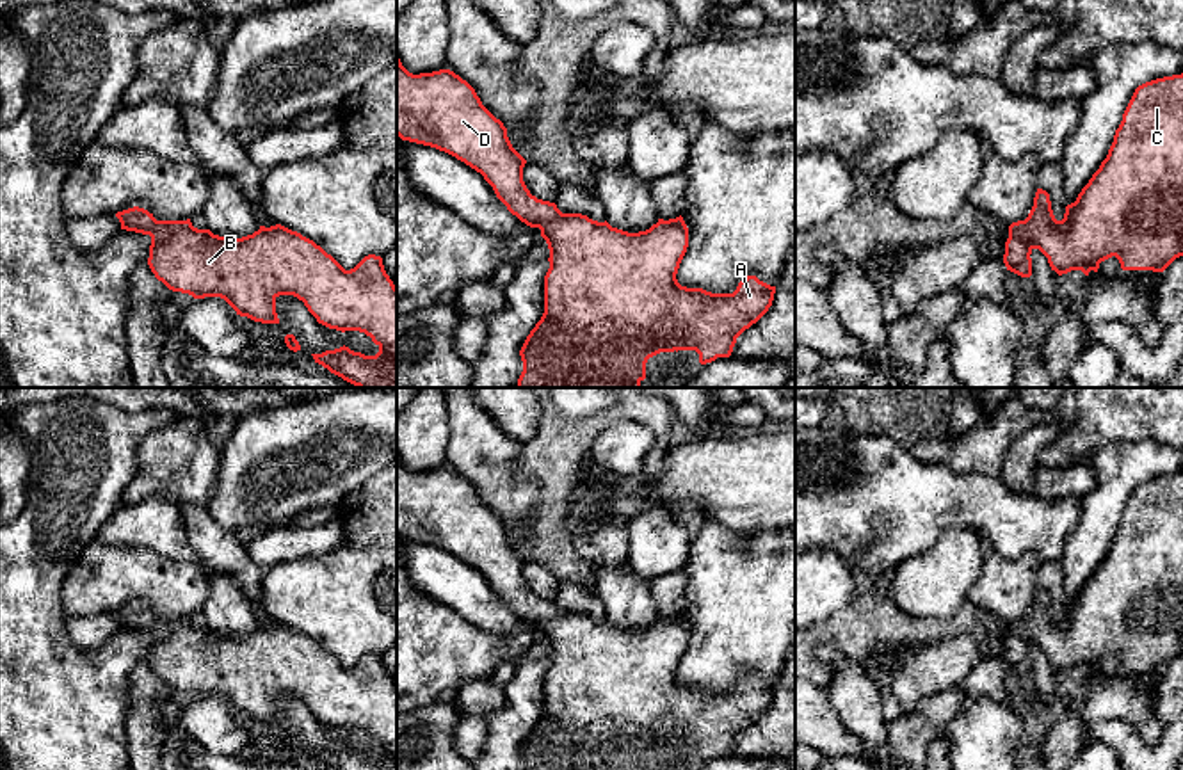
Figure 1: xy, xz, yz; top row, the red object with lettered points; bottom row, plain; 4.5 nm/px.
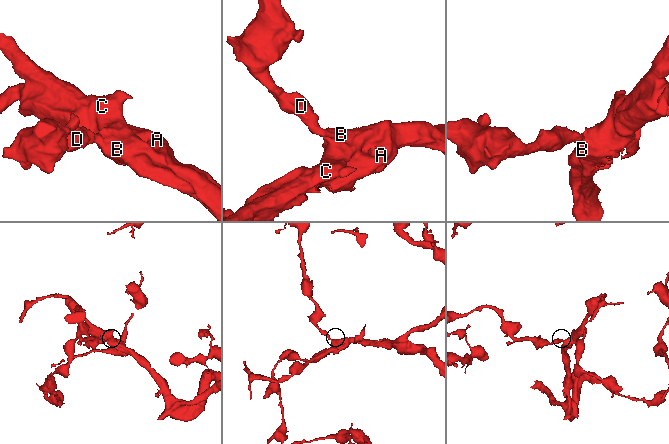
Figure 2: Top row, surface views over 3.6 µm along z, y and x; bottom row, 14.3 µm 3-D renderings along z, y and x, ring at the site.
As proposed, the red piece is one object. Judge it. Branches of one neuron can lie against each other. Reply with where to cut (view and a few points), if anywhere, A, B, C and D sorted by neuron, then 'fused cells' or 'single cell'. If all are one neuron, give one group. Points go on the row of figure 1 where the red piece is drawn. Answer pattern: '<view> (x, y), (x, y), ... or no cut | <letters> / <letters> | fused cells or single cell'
no cut | A B C D | single cell

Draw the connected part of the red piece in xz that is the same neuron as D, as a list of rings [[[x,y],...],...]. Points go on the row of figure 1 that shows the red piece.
[[[397,57],[397,135],[445,151],[480,172],[507,210],[527,226],[539,228],[548,244],[544,313],[519,350],[523,372],[518,388],[640,388],[648,359],[660,352],[696,350],[701,365],[729,357],[736,338],[772,306],[776,286],[756,276],[744,277],[733,293],[681,286],[676,274],[688,247],[688,228],[681,215],[658,219],[646,231],[628,233],[607,221],[562,213],[555,203],[532,196],[523,181],[527,160],[512,148],[507,128],[482,105],[475,89],[450,69],[413,75]]]

